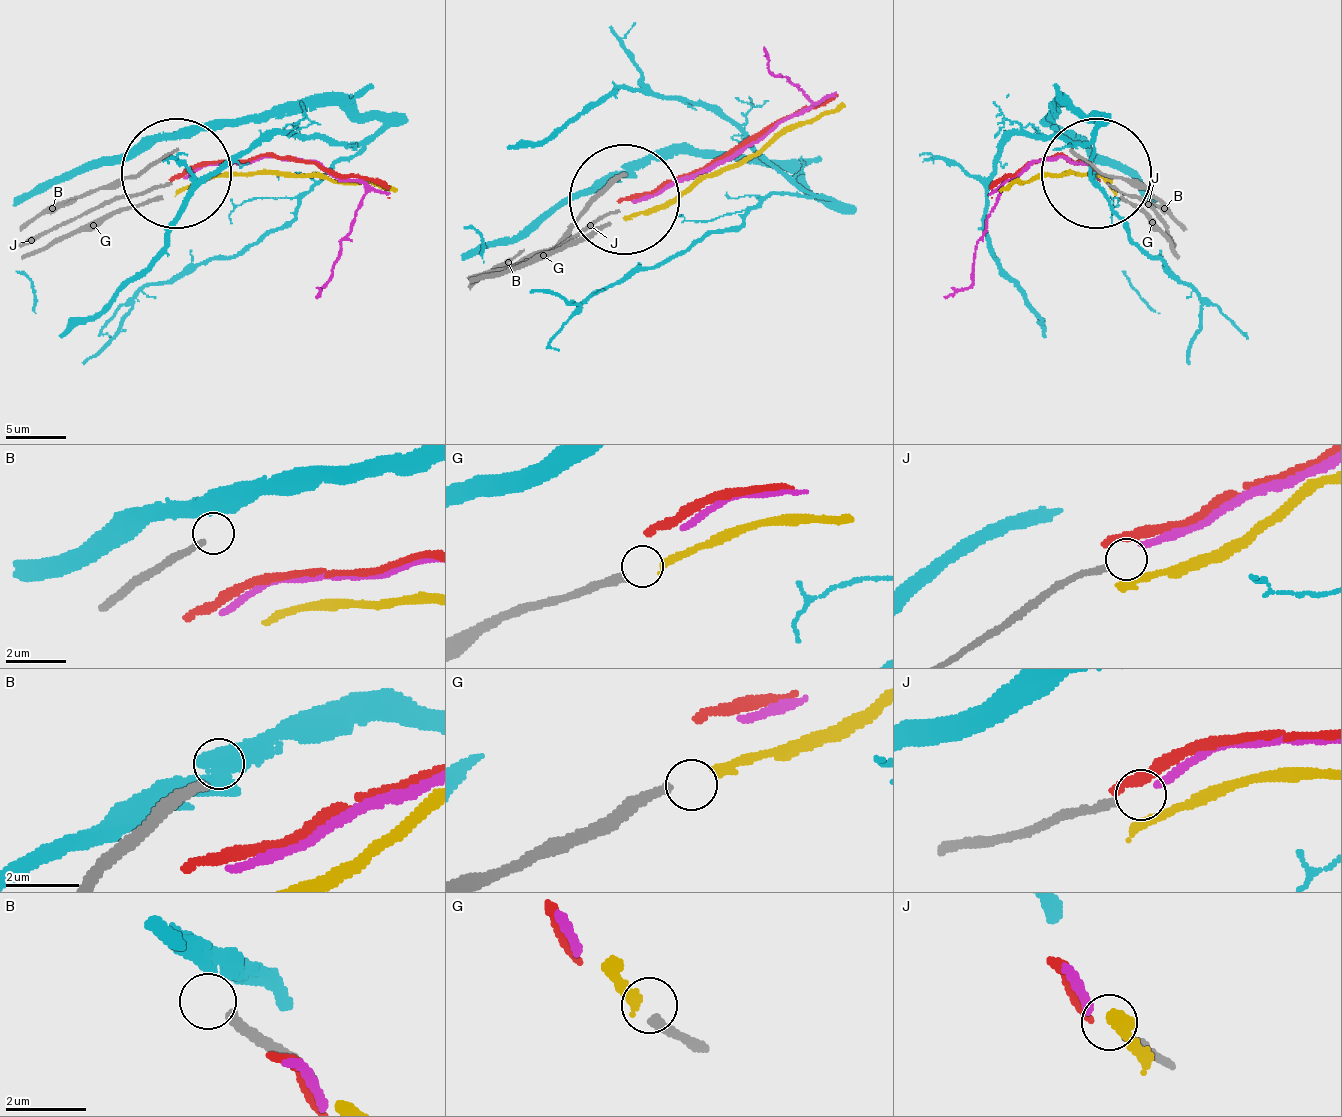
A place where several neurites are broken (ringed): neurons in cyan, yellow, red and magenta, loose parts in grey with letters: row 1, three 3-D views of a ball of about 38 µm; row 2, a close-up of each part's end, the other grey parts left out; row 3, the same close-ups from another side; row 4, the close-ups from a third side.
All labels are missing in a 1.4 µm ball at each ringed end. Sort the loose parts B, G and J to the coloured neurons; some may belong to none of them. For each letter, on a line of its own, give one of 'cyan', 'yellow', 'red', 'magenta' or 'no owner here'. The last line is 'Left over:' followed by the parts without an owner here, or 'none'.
B: no owner here
G: yellow
J: no owner here
Left over: B, J

